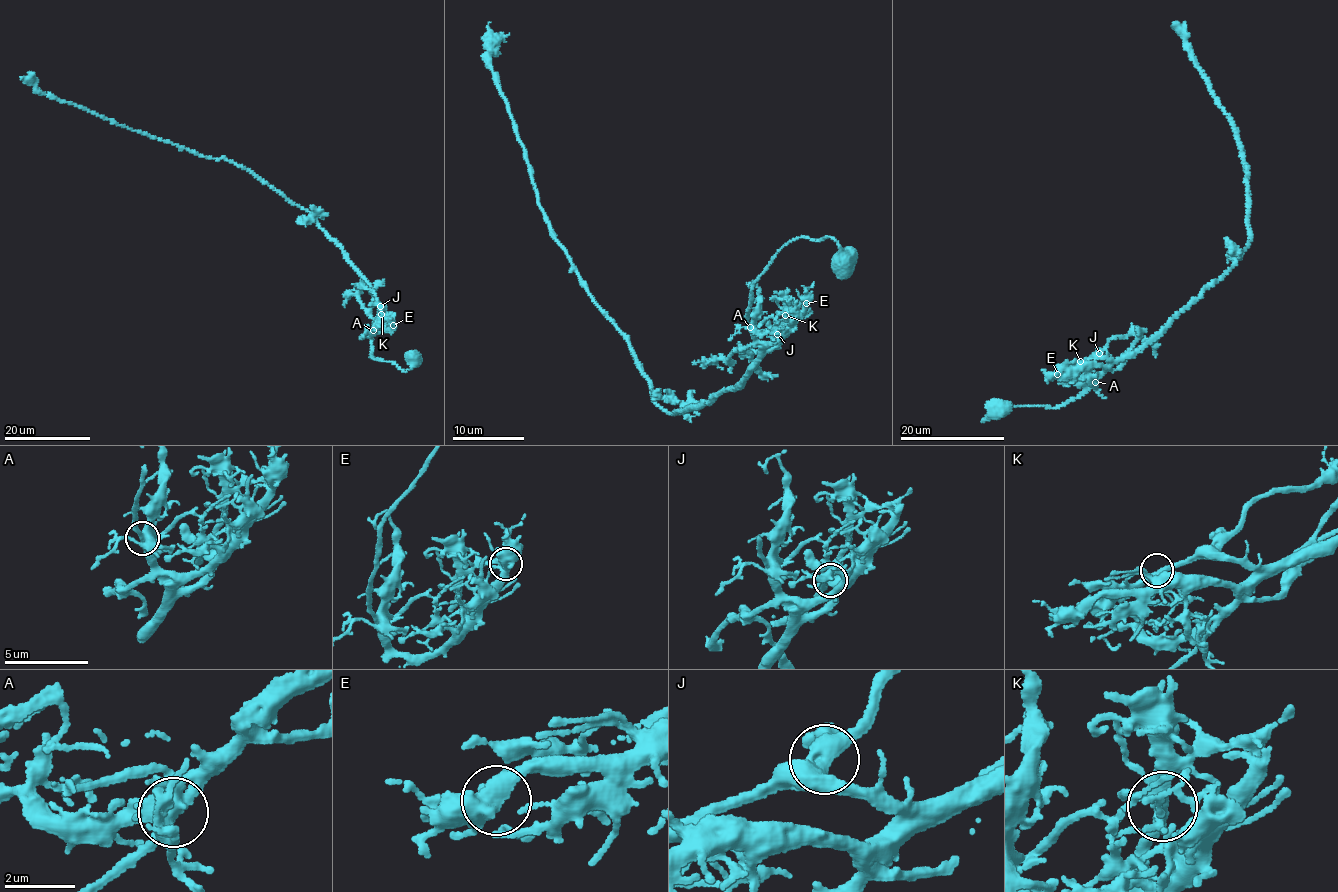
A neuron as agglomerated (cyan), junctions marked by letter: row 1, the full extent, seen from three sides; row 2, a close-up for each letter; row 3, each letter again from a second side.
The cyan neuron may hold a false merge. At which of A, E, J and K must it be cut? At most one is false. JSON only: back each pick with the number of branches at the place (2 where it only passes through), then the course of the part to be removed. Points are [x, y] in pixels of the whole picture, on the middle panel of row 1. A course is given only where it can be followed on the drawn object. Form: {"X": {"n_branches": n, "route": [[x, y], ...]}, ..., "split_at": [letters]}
{"split_at": []}

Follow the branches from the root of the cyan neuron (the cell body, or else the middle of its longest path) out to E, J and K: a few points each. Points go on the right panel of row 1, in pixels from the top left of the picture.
E: (997, 407), (983, 421), (1004, 406), (1058, 408), (1093, 383), (1084, 368), (1064, 368), (1057, 374)
J: (997, 407), (983, 421), (1004, 406), (1058, 408), (1067, 404), (1090, 387), (1109, 364), (1099, 353)
K: (997, 407), (983, 421), (1004, 406), (1058, 408), (1067, 404), (1093, 383), (1080, 361)

